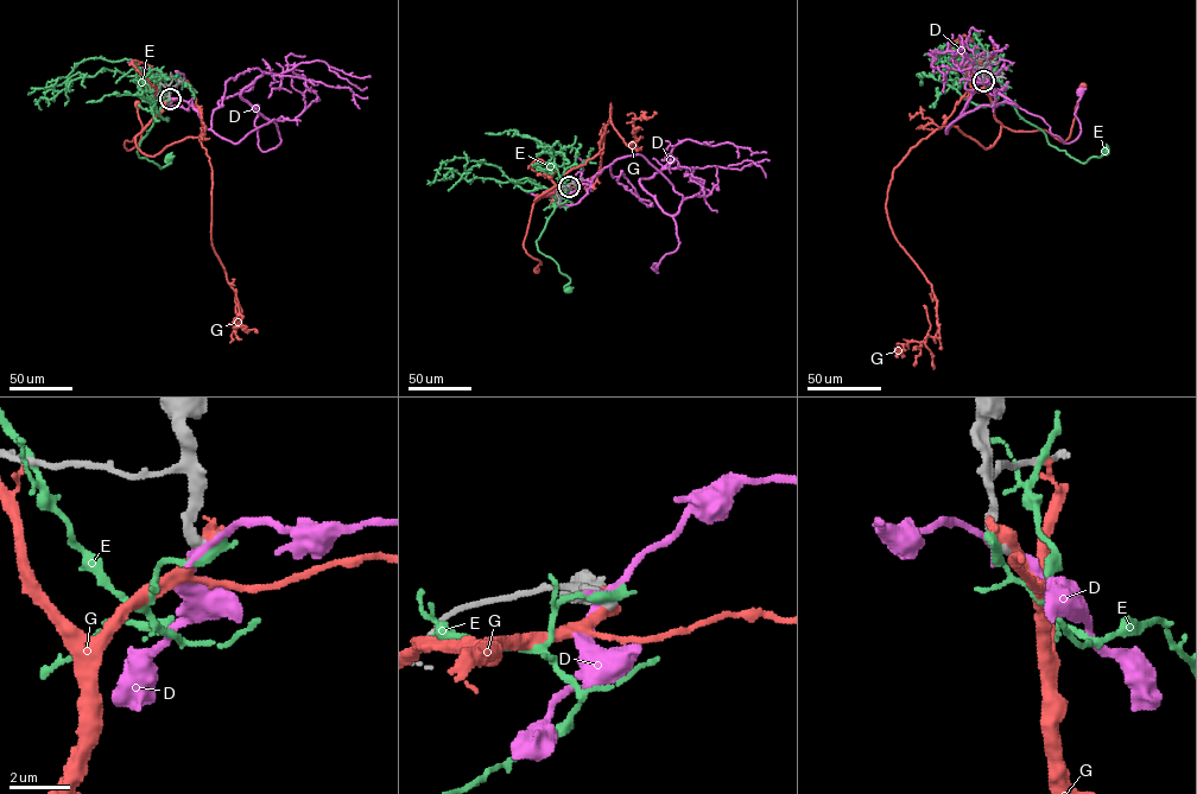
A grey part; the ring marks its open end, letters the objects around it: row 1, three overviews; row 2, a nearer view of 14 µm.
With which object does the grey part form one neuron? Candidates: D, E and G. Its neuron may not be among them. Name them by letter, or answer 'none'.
none

